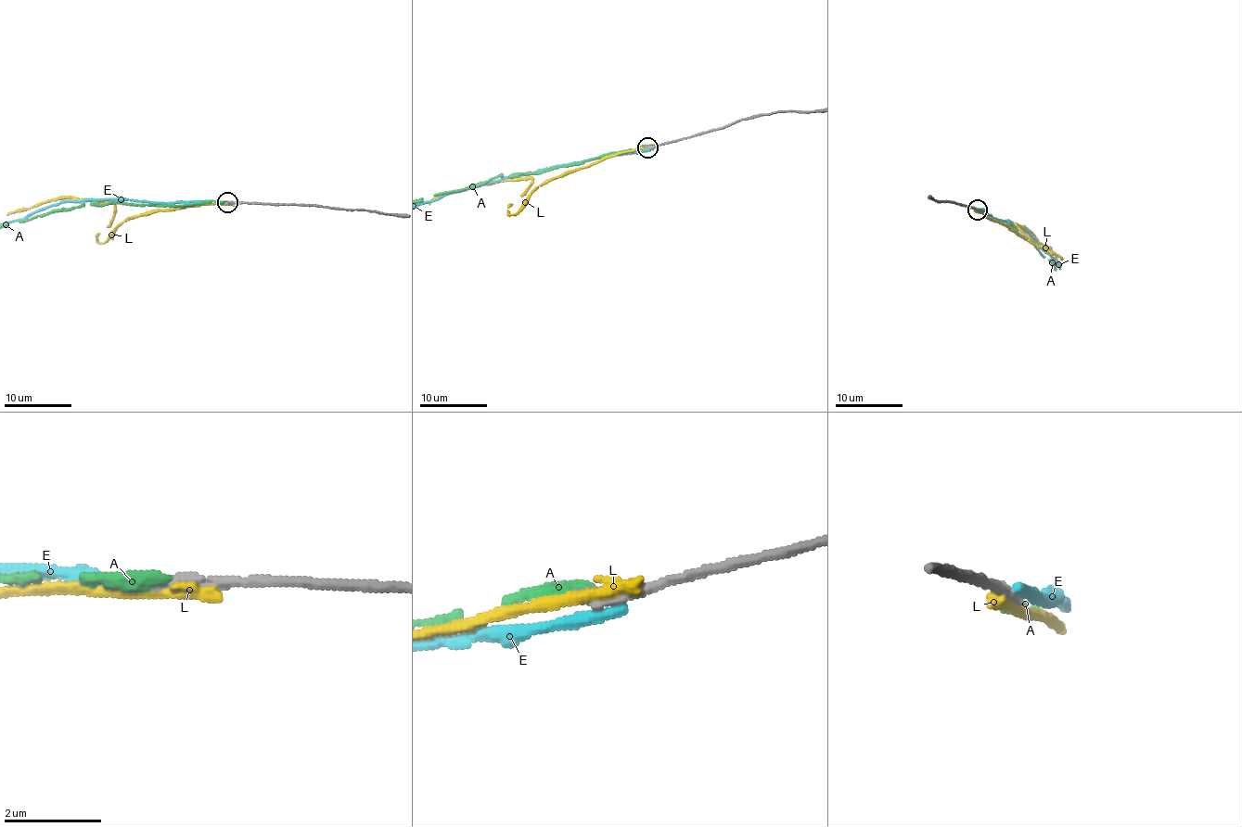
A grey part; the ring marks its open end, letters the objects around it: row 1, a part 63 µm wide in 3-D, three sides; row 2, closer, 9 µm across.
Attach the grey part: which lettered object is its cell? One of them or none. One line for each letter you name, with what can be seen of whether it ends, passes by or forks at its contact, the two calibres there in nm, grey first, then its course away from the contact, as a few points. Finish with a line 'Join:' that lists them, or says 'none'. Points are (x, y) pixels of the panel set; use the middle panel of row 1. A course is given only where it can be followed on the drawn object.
Join: none

